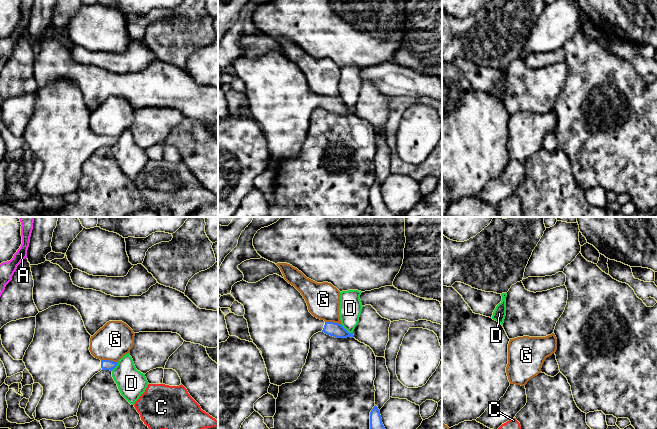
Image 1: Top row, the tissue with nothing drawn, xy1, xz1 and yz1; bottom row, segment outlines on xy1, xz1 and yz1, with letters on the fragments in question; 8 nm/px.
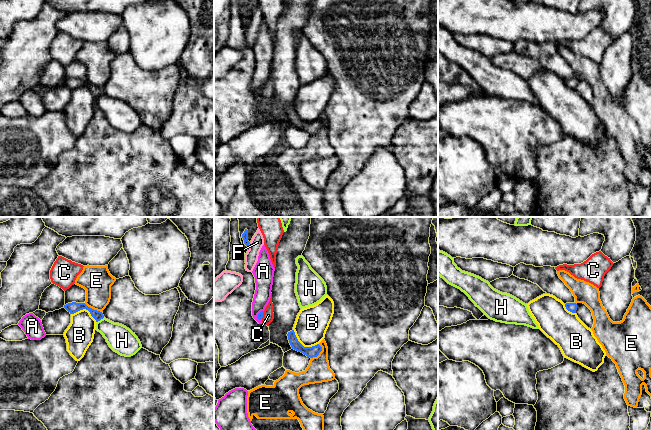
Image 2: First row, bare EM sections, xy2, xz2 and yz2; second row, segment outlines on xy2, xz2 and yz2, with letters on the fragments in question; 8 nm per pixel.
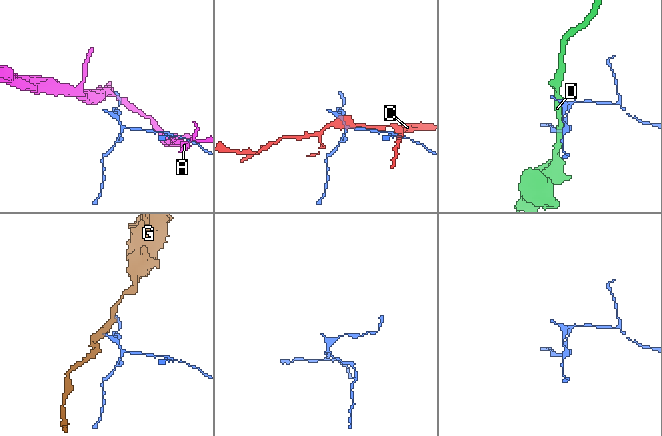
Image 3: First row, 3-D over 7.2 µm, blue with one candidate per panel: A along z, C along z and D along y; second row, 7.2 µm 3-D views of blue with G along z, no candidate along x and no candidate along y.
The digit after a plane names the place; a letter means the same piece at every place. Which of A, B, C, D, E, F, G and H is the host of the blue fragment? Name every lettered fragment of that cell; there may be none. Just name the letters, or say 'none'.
none

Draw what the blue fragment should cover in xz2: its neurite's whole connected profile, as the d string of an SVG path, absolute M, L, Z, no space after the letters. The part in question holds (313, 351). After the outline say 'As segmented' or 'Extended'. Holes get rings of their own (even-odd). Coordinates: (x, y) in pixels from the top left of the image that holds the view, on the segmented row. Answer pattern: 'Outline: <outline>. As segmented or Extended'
Outline: M294 330L288 332L287 336L288 336L288 340L289 340L289 343L292 347L292 349L303 353L307 357L310 357L310 358L317 357L319 355L319 353L322 351L322 347L319 344L312 346L312 347L304 347L298 341Z. As segmented

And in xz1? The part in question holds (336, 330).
Outline: M277 274L269 275L256 283L244 280L235 283L230 293L244 306L253 343L262 352L270 383L281 386L298 379L310 349L311 337L324 332L335 338L354 338L342 324L317 319L308 310L301 293Z. Extended

